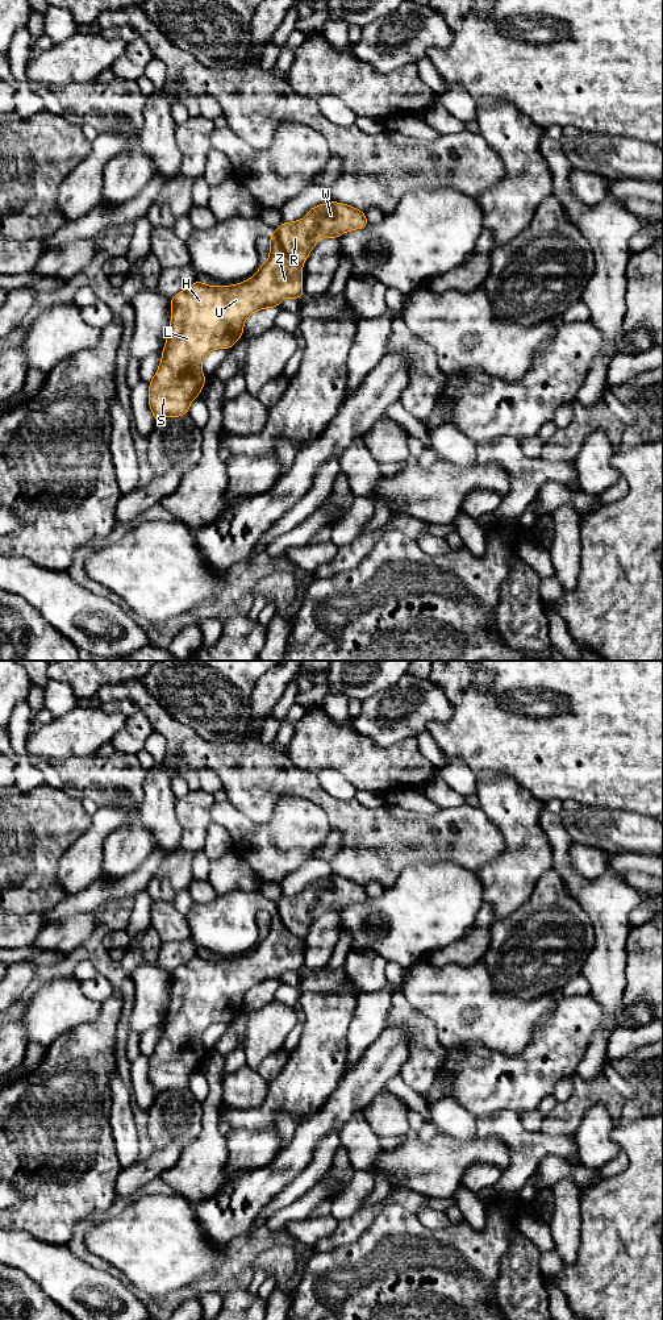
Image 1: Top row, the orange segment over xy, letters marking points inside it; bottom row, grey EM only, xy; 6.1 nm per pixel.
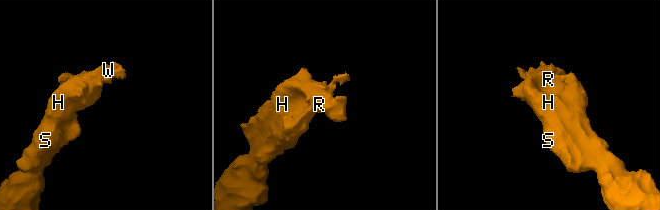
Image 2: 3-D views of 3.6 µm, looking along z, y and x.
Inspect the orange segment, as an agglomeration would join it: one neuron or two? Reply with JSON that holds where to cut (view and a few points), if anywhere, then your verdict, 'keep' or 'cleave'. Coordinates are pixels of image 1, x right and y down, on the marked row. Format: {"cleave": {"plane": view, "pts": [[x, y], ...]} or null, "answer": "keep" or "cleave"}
{"cleave": {"plane": "xy", "pts": [[272, 233], [280, 246], [301, 265]]}, "answer": "cleave"}

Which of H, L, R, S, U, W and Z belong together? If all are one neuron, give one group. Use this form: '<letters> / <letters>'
H L S U Z / R W

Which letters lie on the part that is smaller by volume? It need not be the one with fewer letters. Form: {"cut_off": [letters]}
{"cut_off": ["R", "W"]}

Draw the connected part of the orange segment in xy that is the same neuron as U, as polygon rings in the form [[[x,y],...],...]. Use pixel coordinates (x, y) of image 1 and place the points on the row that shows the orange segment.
[[[274,233],[270,236],[270,257],[249,280],[218,287],[196,280],[171,299],[171,324],[162,350],[162,362],[149,383],[149,405],[154,421],[188,415],[191,401],[200,396],[207,380],[201,370],[203,359],[214,349],[232,349],[243,336],[243,322],[251,313],[262,308],[276,308],[287,297],[303,297],[303,265],[283,250]]]

